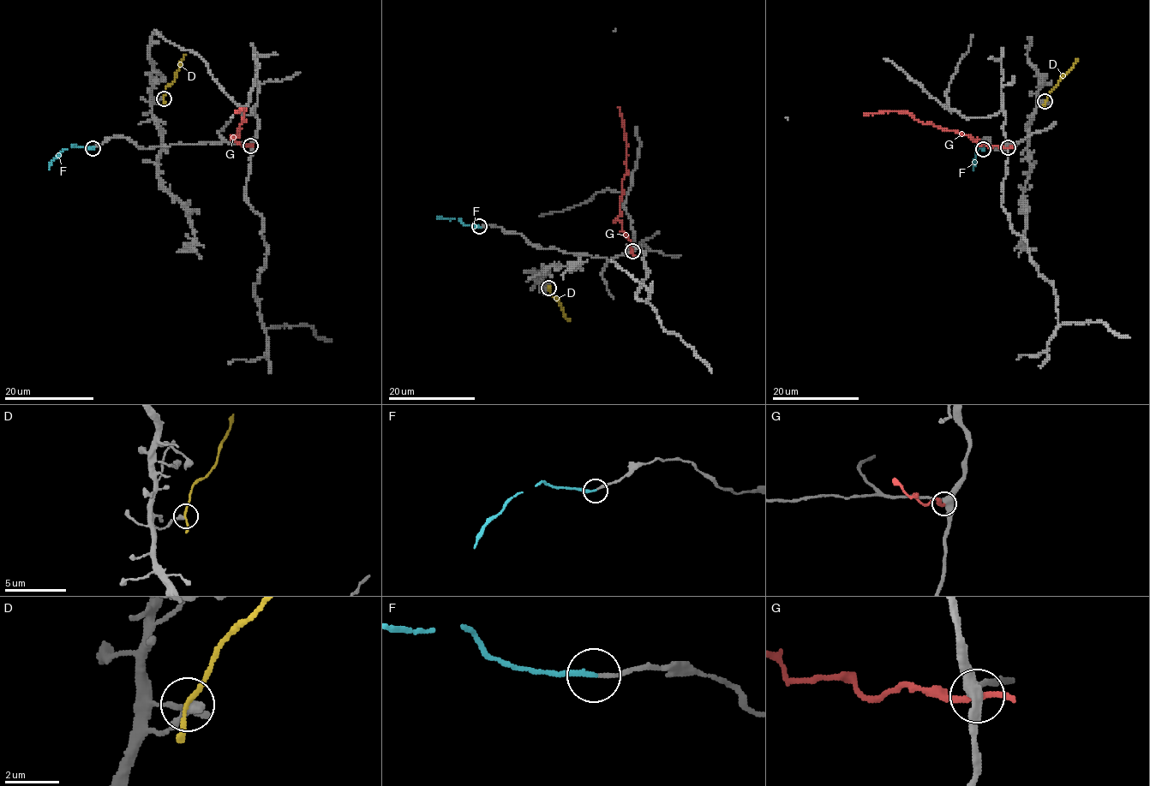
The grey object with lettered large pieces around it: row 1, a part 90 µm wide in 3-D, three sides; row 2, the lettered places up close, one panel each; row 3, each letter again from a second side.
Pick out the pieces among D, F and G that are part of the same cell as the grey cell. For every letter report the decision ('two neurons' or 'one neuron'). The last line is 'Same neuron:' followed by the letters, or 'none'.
D: two neurons
F: two neurons
G: two neurons
Same neuron: none

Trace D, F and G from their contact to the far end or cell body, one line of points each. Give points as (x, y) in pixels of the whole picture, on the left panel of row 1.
D: (164, 98), (164, 89), (174, 80), (179, 62), (186, 54)
F: (92, 148), (72, 145), (52, 160), (48, 169)
G: (250, 145), (235, 140), (243, 122), (244, 110), (236, 111)

